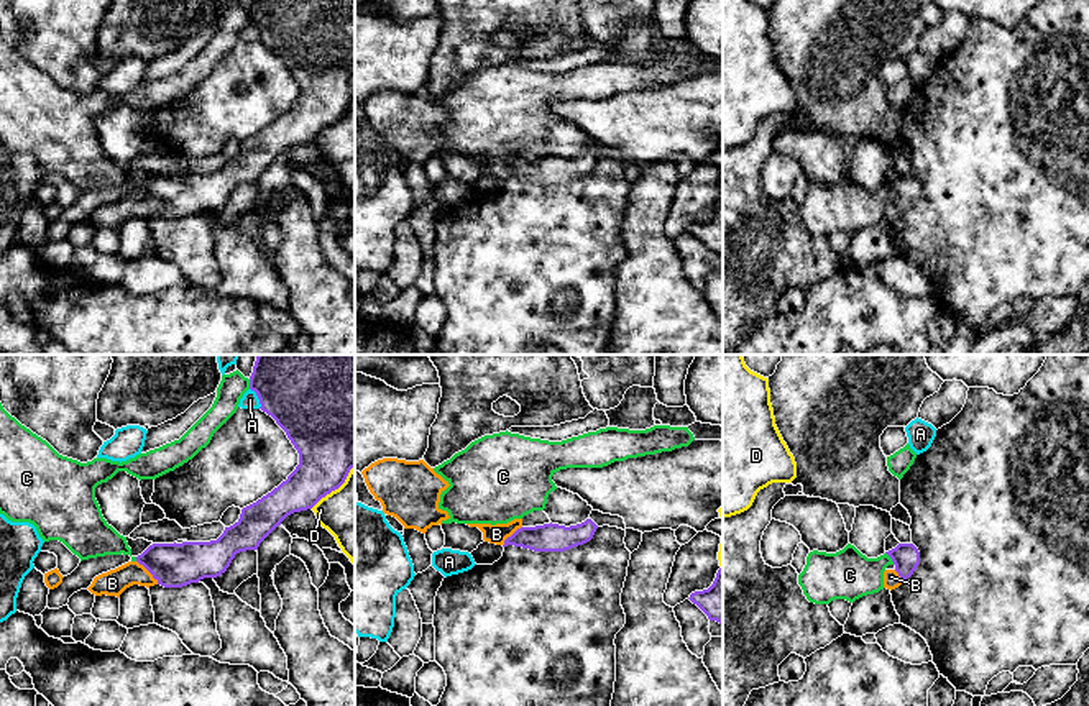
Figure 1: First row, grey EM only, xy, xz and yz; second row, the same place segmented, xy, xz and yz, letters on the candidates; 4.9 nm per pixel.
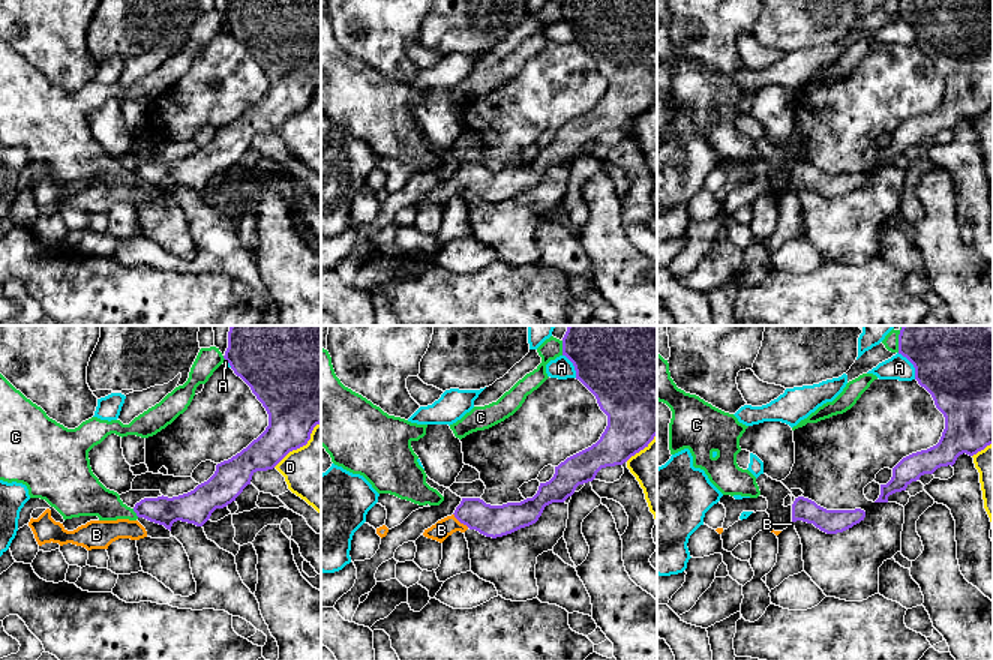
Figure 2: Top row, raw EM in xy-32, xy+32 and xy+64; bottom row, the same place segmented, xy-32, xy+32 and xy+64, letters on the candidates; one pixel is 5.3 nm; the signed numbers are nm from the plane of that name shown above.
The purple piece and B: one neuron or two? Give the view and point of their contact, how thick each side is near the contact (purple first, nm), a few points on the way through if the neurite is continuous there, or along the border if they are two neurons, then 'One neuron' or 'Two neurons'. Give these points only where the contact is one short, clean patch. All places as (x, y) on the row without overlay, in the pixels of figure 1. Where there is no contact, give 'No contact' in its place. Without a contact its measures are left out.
Touches purple at xy (148, 202). Thickness 220 nm (purple) against 130 nm. Path across: xy (174, 197), (155, 197), (148, 202), (128, 206), (112, 215). One neuron

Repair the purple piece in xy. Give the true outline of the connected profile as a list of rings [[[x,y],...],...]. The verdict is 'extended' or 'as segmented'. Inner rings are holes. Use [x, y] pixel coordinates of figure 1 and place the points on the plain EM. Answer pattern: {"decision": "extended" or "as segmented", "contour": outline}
{"decision": "extended", "contour": [[[253,0],[250,21],[256,25],[260,41],[276,53],[297,82],[296,102],[271,125],[243,140],[240,151],[225,159],[217,172],[153,176],[135,194],[95,209],[87,220],[92,227],[120,230],[133,217],[182,220],[204,210],[217,210],[227,204],[237,186],[258,182],[287,148],[312,141],[345,115],[355,100],[355,0]]]}

